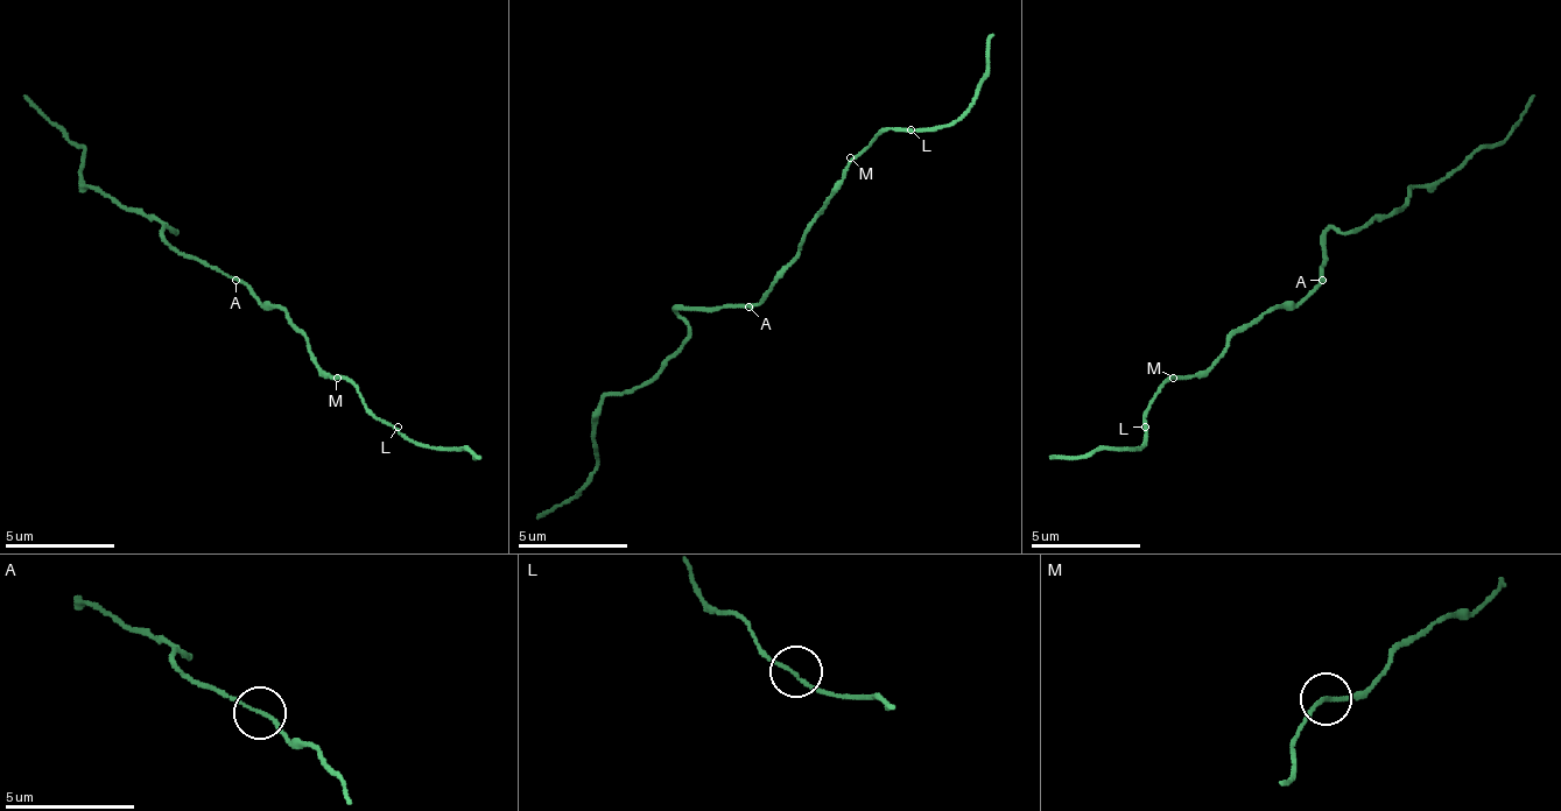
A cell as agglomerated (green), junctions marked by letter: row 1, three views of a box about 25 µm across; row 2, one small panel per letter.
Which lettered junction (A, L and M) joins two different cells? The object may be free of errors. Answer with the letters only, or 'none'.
none

